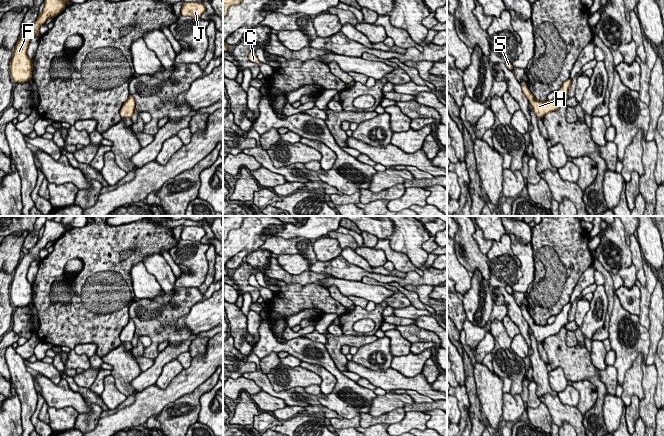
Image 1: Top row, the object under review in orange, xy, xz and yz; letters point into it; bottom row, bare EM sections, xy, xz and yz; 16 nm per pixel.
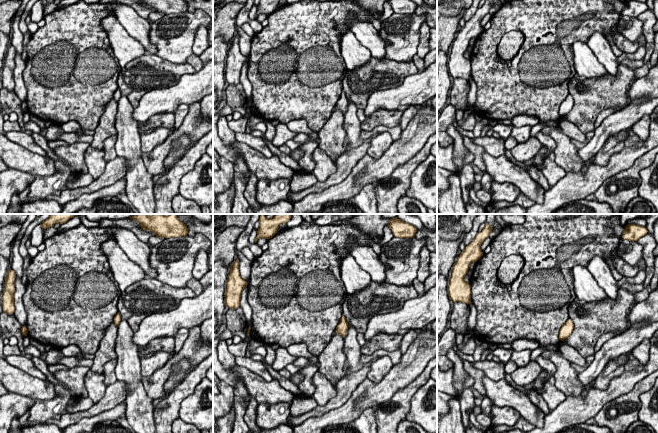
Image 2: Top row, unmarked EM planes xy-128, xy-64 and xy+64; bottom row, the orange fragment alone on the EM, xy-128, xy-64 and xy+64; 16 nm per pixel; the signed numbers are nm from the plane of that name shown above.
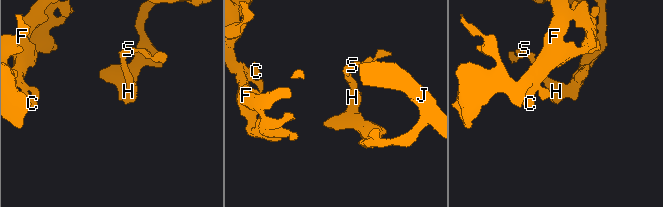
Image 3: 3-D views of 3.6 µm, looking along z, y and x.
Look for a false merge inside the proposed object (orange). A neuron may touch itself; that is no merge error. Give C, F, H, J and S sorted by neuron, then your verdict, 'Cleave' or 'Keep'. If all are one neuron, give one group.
Groups: C F H J S. Keep

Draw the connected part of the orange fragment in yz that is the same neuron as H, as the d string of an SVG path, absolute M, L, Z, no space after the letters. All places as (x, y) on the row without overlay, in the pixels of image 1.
M567 303L562 311L555 316L555 321L552 324L546 324L544 326L535 323L534 319L528 313L525 306L521 306L522 315L528 322L535 339L538 342L543 342L547 337L556 335L559 333L562 327L568 323L568 313L572 307L572 303Z

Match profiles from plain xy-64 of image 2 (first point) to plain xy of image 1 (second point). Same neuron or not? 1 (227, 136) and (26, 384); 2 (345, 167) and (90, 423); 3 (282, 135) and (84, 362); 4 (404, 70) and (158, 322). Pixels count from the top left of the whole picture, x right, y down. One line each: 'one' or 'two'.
1: one
2: two
3: one
4: one

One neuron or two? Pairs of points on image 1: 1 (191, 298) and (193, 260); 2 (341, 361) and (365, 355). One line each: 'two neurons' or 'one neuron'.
1: two neurons
2: two neurons

